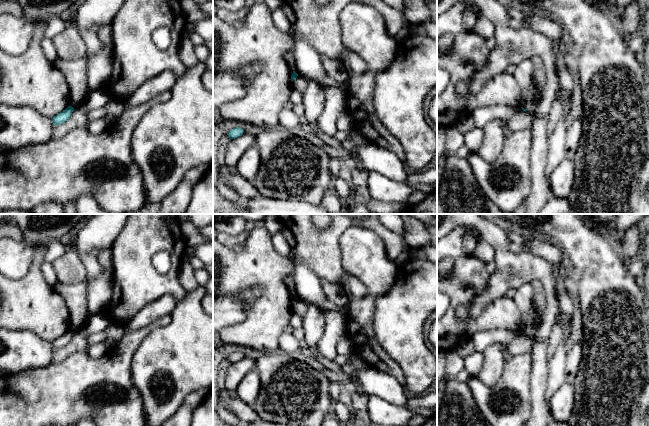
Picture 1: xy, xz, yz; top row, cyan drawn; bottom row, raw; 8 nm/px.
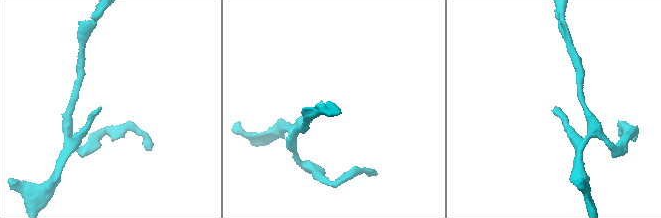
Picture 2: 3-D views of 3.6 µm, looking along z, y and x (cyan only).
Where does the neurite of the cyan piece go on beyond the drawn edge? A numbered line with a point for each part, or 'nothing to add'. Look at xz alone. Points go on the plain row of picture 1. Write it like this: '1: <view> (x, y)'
nothing to add

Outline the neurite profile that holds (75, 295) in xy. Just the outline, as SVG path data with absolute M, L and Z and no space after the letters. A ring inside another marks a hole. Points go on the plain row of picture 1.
M87 280L74 285L59 283L55 289L67 303L71 315L70 329L74 333L79 332L89 316L87 305Z

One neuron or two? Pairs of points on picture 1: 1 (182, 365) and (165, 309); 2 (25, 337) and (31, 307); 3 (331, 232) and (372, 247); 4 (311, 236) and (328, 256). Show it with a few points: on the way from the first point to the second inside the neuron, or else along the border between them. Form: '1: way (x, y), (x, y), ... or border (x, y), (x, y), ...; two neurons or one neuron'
1: border (177, 303), (170, 314); two neurons
2: border (10, 329), (27, 329), (47, 341); two neurons
3: border (361, 225), (351, 225), (341, 235), (340, 259); two neurons
4: way (313, 241), (323, 251); one neuron

